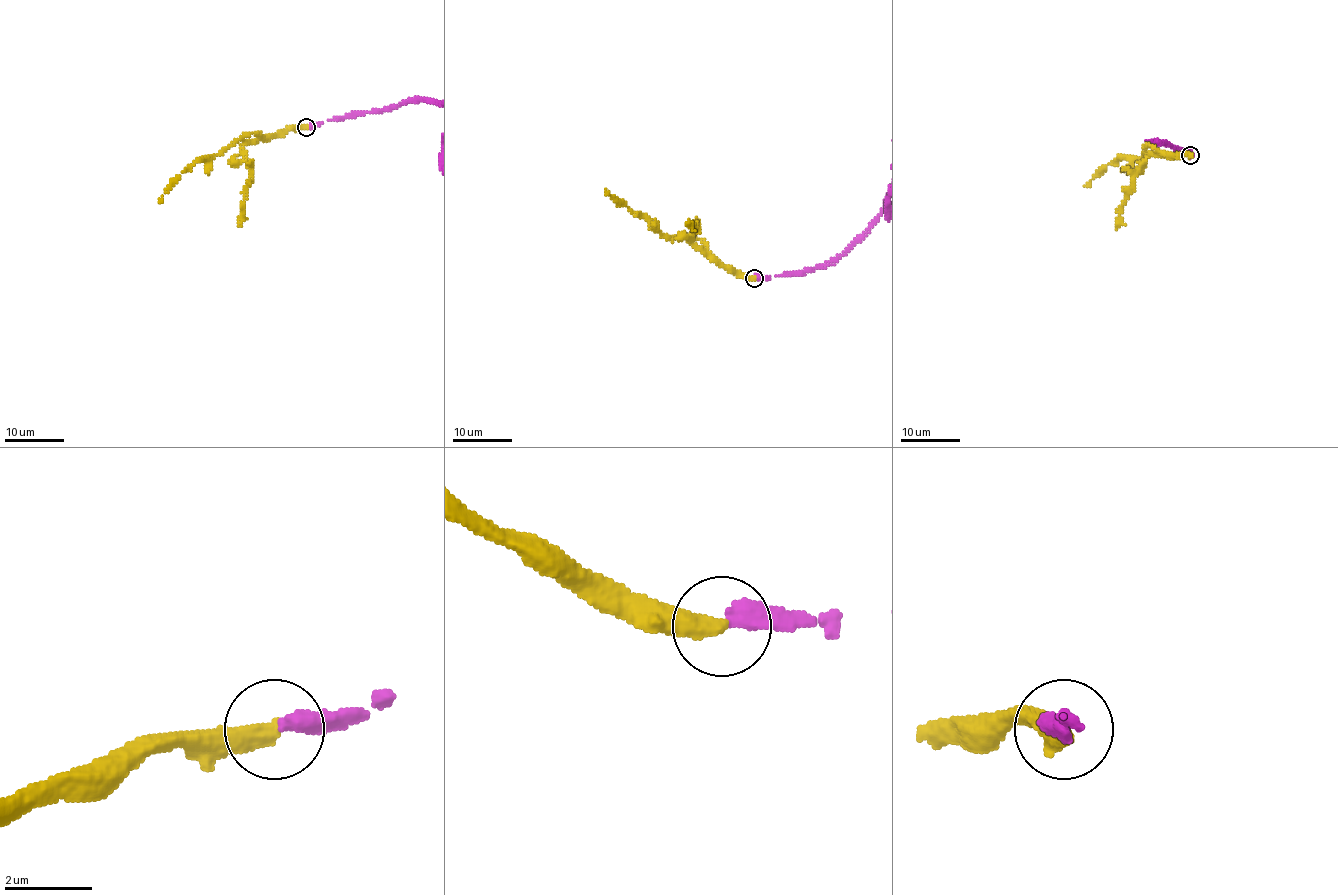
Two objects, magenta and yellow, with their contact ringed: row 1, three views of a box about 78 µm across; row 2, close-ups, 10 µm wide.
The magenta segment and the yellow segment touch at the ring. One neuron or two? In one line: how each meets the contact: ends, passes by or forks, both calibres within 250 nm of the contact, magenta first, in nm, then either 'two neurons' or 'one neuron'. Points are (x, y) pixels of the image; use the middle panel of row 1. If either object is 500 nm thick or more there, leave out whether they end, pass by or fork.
magenta ends; yellow ends; calibres 440 and 440 nm; two neurons

